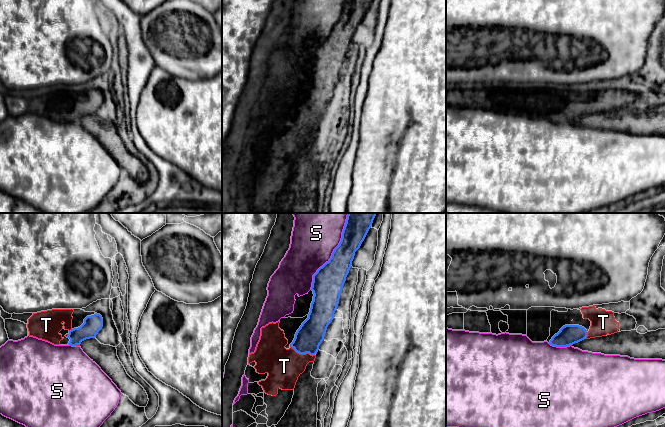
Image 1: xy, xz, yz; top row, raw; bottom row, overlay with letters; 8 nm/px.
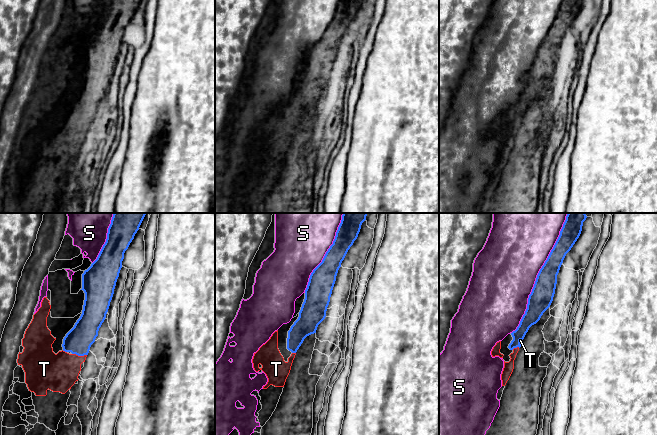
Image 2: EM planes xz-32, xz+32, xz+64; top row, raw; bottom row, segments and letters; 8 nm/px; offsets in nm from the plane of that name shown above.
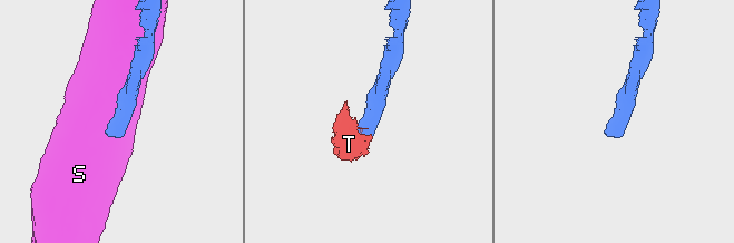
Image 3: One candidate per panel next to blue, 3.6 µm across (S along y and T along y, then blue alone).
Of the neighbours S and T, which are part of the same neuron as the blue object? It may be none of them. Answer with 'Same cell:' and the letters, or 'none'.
Same cell: T

